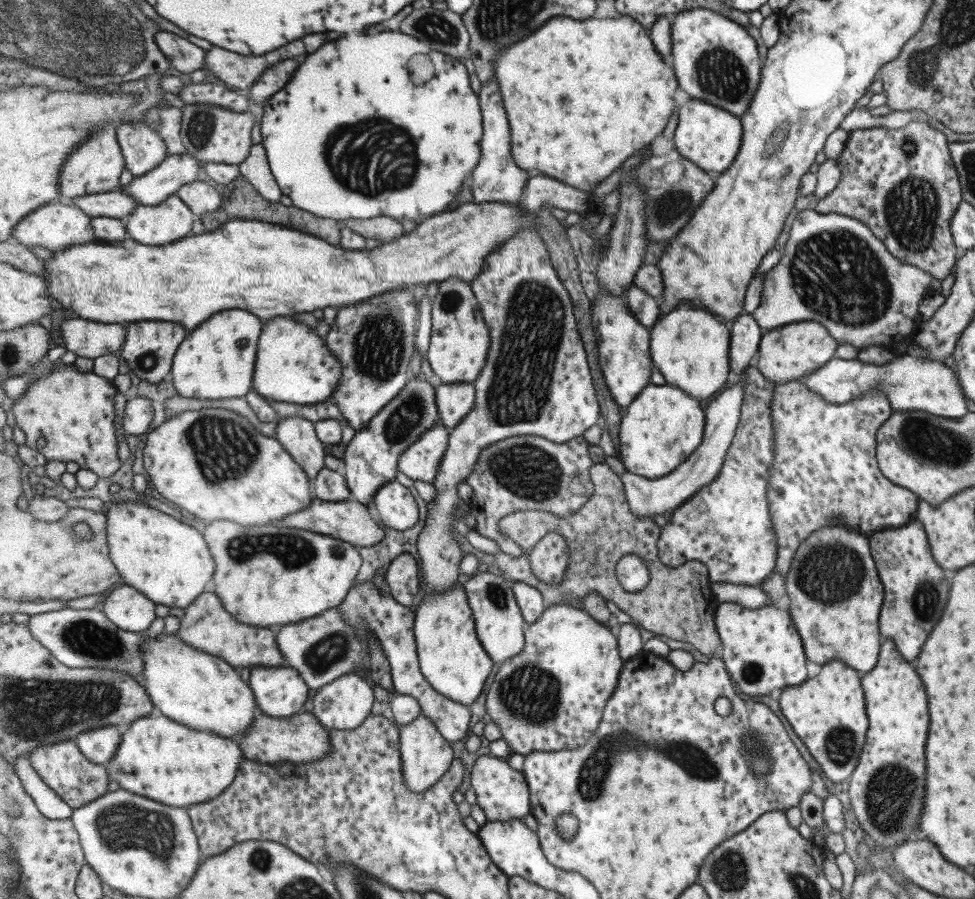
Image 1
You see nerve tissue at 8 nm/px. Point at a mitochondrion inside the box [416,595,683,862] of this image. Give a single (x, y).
(527, 693)

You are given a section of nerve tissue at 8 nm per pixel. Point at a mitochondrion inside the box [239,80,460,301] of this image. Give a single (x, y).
(352, 151)

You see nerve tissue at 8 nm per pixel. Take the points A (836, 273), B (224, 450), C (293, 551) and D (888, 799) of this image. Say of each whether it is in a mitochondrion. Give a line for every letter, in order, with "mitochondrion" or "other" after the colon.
A: mitochondrion
B: mitochondrion
C: mitochondrion
D: mitochondrion

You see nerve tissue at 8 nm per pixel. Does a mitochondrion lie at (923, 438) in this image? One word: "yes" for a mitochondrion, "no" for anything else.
yes

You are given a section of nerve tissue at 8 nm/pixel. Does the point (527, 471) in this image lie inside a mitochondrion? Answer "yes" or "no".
yes

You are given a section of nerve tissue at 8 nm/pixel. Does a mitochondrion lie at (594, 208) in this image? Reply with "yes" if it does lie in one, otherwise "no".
no

